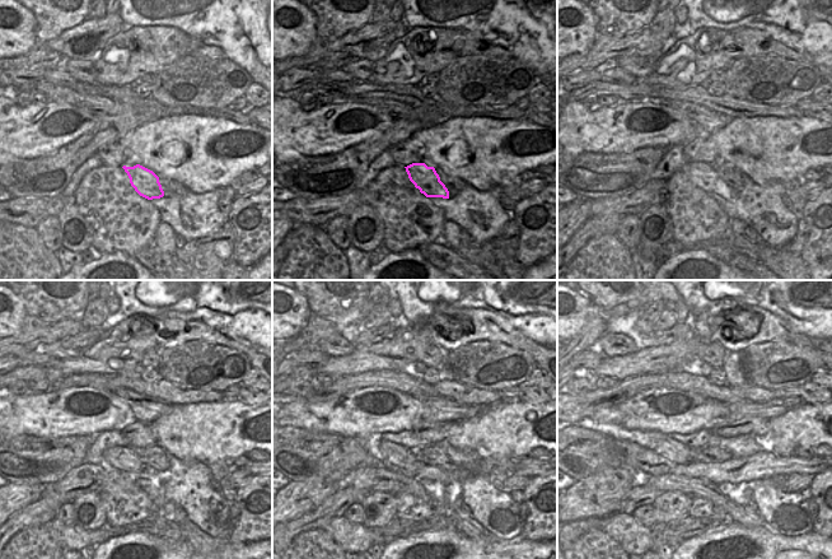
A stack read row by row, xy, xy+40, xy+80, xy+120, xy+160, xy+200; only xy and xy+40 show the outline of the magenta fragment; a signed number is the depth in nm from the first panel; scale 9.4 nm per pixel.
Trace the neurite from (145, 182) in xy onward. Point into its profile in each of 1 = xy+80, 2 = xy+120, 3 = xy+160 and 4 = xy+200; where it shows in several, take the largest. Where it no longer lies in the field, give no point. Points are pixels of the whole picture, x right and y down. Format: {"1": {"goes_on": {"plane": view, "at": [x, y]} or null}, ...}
{"1": {"goes_on": {"plane": "xy+80", "at": [702, 175]}}, "2": {"goes_on": {"plane": "xy+120", "at": [126, 459]}}, "3": {"goes_on": {"plane": "xy+160", "at": [402, 459]}}, "4": {"goes_on": {"plane": "xy+200", "at": [659, 443]}}}

